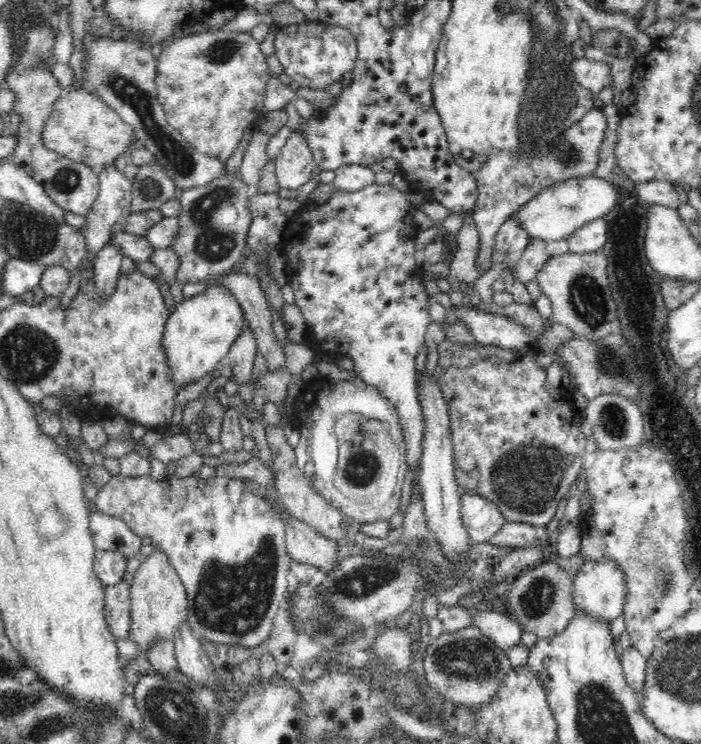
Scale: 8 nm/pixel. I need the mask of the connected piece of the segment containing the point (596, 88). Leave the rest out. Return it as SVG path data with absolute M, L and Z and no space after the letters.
M586 58L572 60L571 71L584 88L598 93L602 88L612 87L612 71L610 66L604 62L595 62Z

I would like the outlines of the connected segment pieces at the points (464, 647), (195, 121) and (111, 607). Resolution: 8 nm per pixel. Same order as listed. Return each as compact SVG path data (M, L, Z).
M474 624L456 632L443 631L437 638L429 636L423 664L429 686L446 700L467 707L492 702L502 680L514 668L506 649L500 648Z
M218 28L171 39L157 58L156 92L167 122L198 152L225 163L238 150L246 128L254 125L261 114L270 72L260 45L250 33Z
M122 581L114 586L105 586L104 616L111 633L122 639L130 636L130 590L131 585Z

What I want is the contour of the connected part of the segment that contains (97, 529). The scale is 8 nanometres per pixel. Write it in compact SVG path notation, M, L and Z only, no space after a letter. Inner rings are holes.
M100 511L90 513L90 533L97 550L116 551L128 558L142 559L147 550L142 546L142 537L131 529L120 518L104 514Z

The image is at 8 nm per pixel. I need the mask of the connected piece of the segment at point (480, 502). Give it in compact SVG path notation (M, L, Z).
M476 492L461 496L461 517L473 544L490 541L507 522L494 502Z

